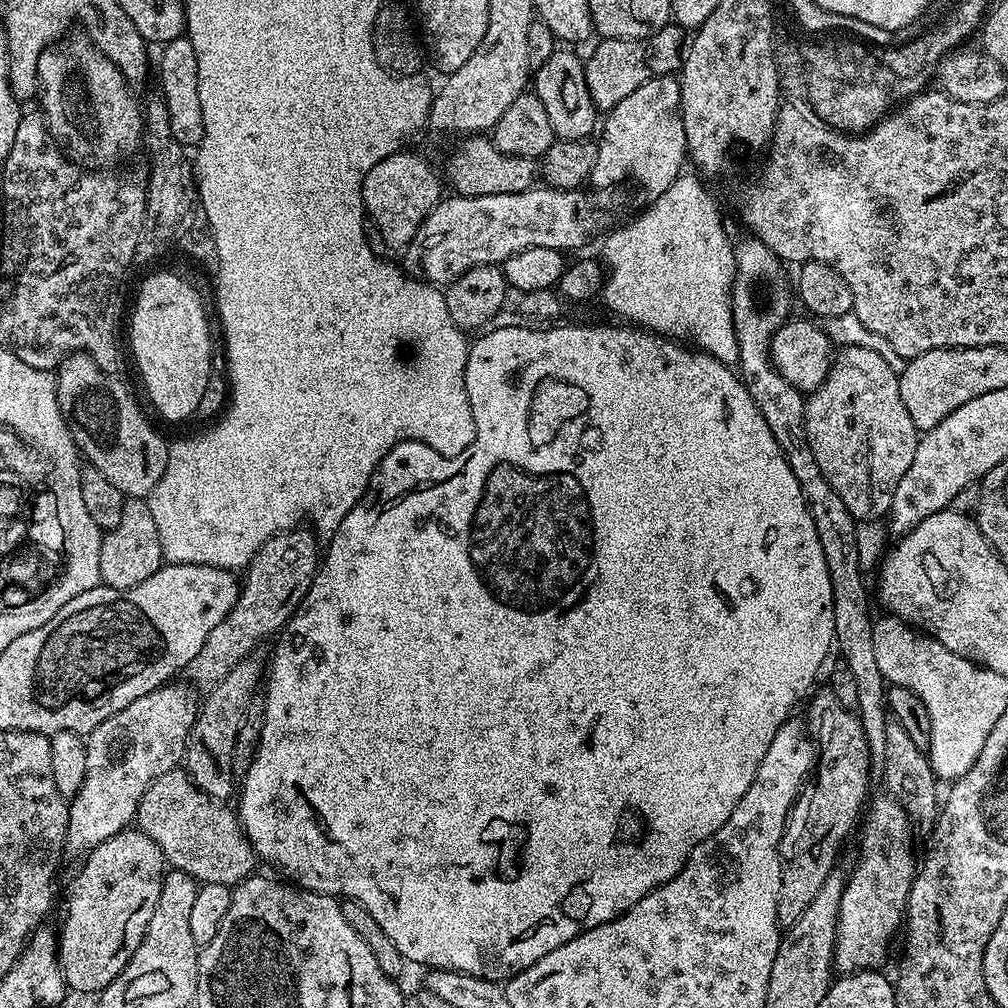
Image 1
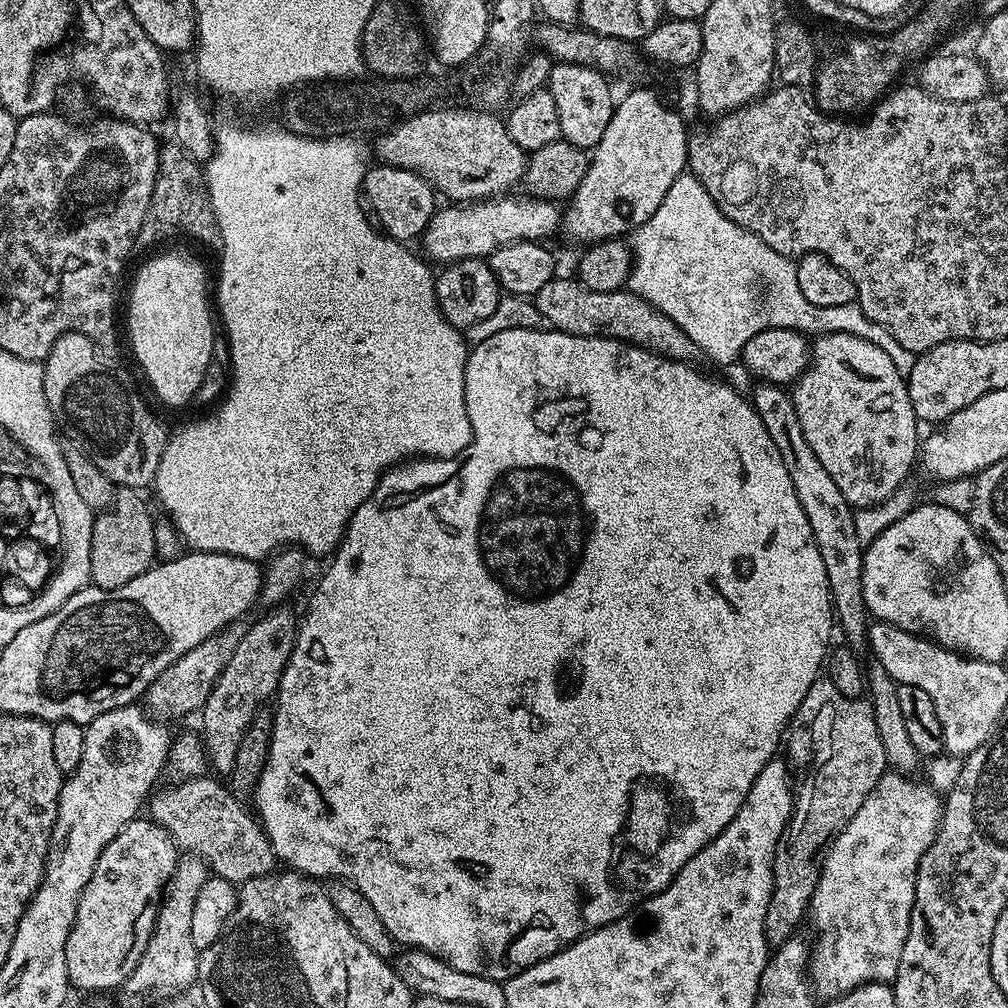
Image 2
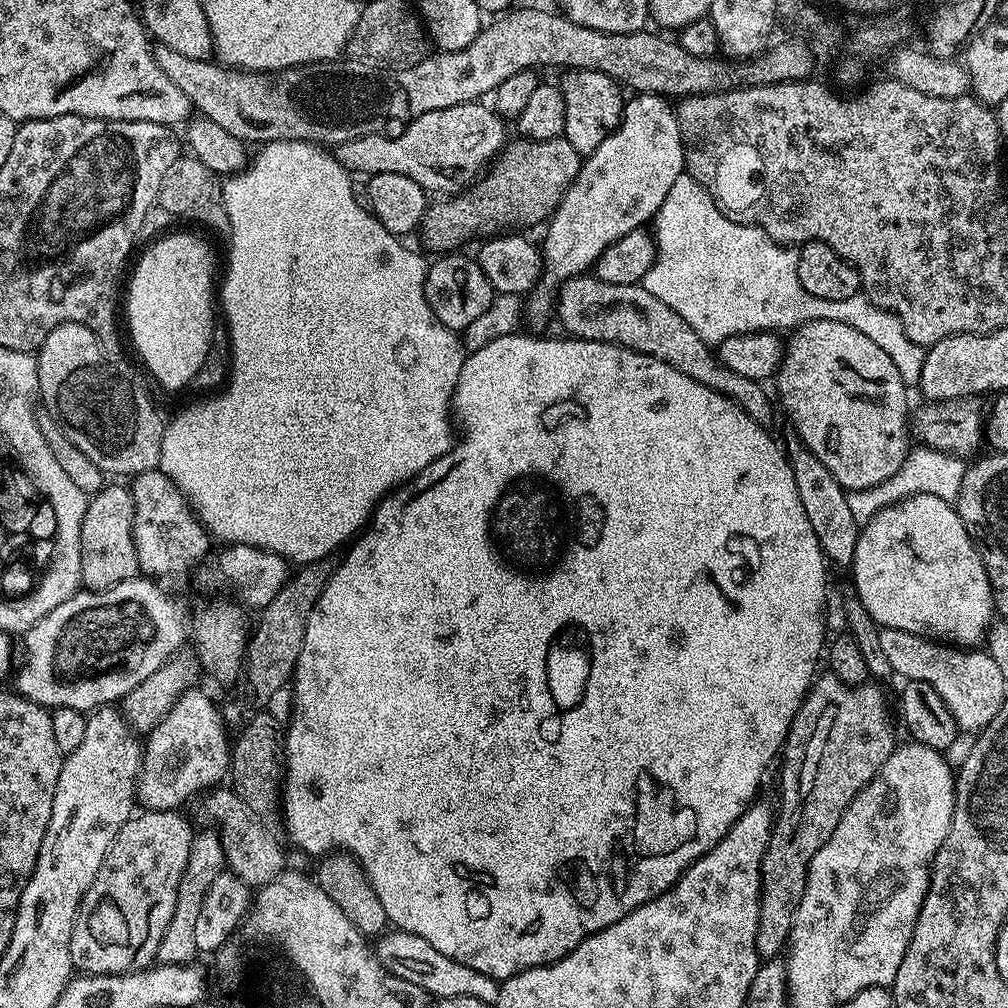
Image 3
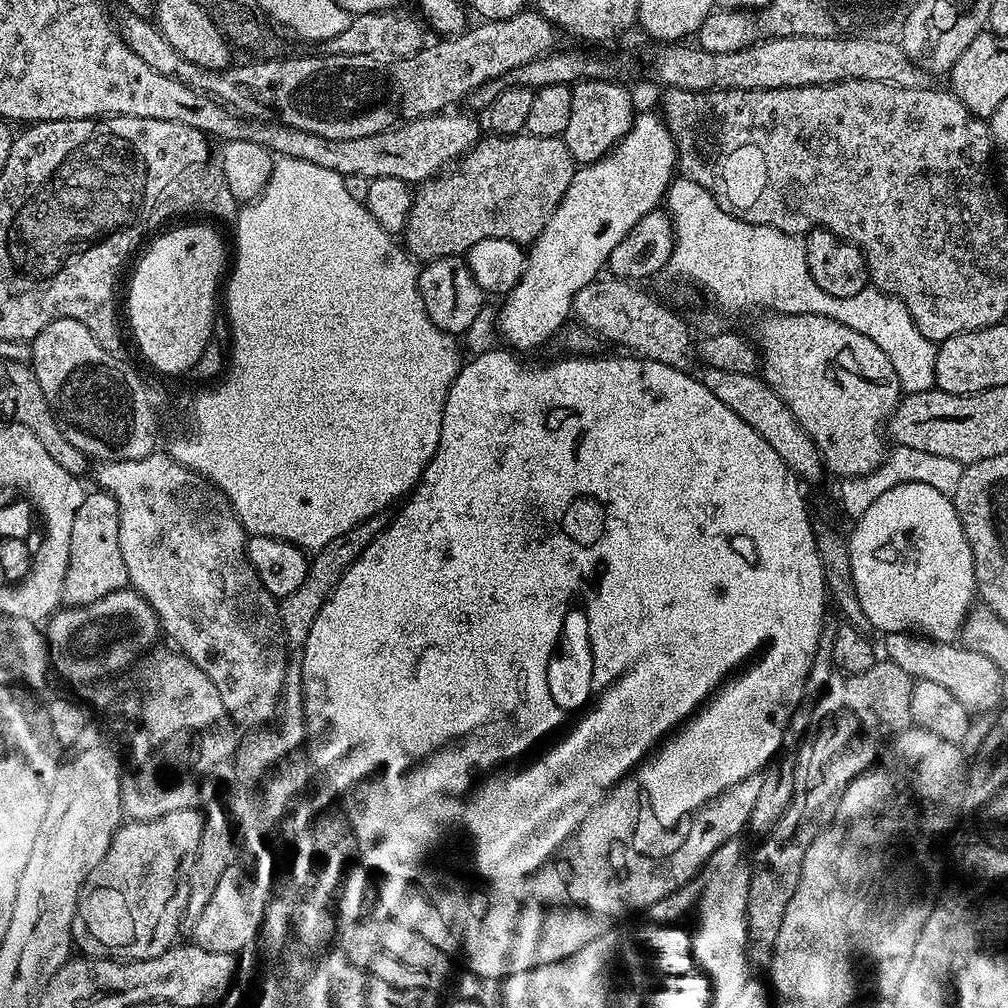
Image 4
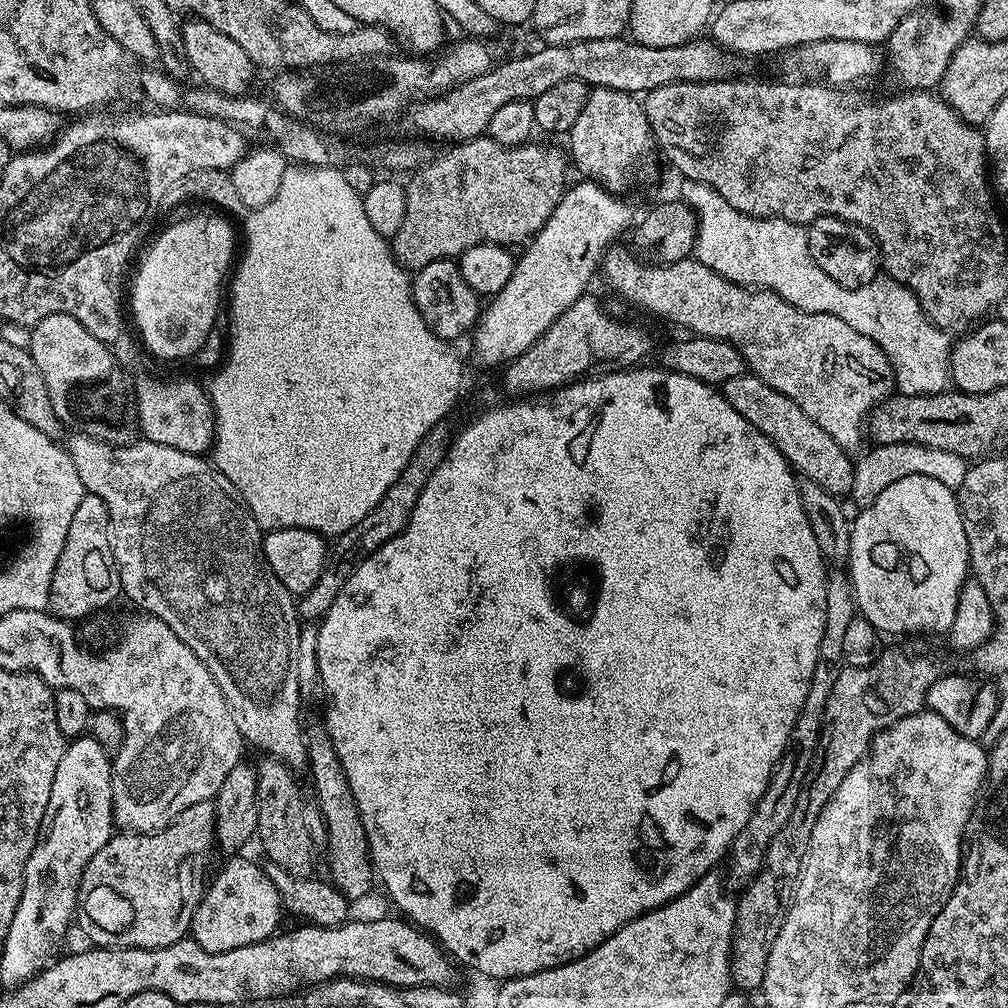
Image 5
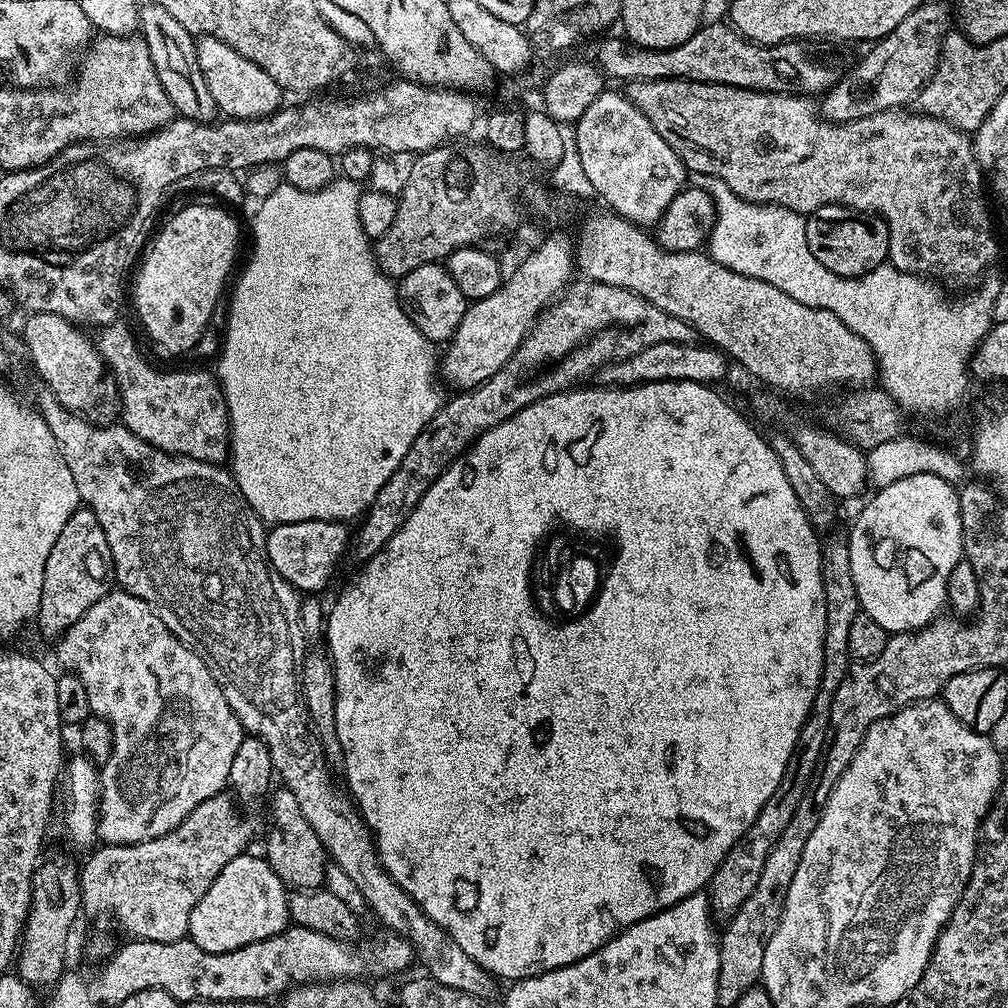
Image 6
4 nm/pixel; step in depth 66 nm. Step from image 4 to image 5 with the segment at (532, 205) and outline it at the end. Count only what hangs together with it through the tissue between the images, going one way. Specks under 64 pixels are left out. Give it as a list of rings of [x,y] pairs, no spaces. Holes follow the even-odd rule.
[[[487,134],[475,136],[472,140],[453,143],[451,147],[449,147],[452,148],[449,152],[444,152],[441,156],[433,155],[431,159],[415,169],[406,180],[404,190],[406,194],[406,215],[402,218],[402,226],[398,226],[398,234],[394,234],[390,237],[390,247],[397,262],[406,270],[419,270],[422,266],[430,266],[430,262],[459,258],[463,252],[470,250],[470,246],[478,246],[479,244],[503,244],[505,246],[513,246],[512,244],[521,243],[520,245],[523,245],[525,242],[531,241],[532,237],[542,230],[542,226],[550,218],[550,214],[554,214],[558,202],[564,197],[566,191],[564,179],[568,176],[567,168],[570,168],[569,161],[566,159],[563,151],[560,153],[558,149],[551,148],[548,144],[536,143],[537,142],[529,142],[519,144],[518,146],[502,146],[498,142],[494,142],[490,139]]]

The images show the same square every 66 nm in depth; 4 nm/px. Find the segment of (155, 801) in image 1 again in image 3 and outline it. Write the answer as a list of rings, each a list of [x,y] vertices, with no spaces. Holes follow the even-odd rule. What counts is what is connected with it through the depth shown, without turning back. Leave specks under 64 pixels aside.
[[[217,786],[203,797],[204,812],[208,816],[217,816],[220,819],[218,835],[222,842],[225,865],[232,875],[249,886],[268,884],[278,875],[276,868],[276,840],[264,829],[260,820],[248,820],[252,812],[247,808],[245,801],[237,796],[228,786]]]

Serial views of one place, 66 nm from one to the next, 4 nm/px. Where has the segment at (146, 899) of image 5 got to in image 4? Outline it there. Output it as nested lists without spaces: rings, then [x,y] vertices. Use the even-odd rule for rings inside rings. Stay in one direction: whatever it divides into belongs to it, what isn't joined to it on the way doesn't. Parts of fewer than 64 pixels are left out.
[[[187,808],[186,810],[170,810],[170,814],[162,814],[157,820],[134,820],[121,823],[120,828],[114,834],[110,842],[110,850],[106,850],[106,858],[94,866],[94,870],[88,876],[84,889],[80,891],[80,900],[76,904],[76,920],[72,924],[72,939],[75,947],[80,948],[85,957],[100,958],[107,954],[118,960],[145,960],[146,958],[158,958],[166,949],[177,943],[176,935],[182,932],[182,921],[186,910],[187,887],[182,886],[186,876],[186,869],[198,854],[198,842],[202,842],[202,826],[204,825],[204,812],[200,808]]]

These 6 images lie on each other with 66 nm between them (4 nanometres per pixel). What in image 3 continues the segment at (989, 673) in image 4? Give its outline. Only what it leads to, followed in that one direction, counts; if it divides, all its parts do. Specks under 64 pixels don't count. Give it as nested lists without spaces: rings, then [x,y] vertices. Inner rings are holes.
[[[881,628],[880,641],[882,650],[886,650],[886,658],[890,658],[893,673],[897,677],[904,676],[905,681],[930,682],[956,719],[957,729],[964,731],[965,728],[975,733],[984,729],[998,714],[1006,699],[1006,683],[997,663],[987,651],[961,650],[929,640],[927,636],[915,636],[906,630],[893,628]]]

